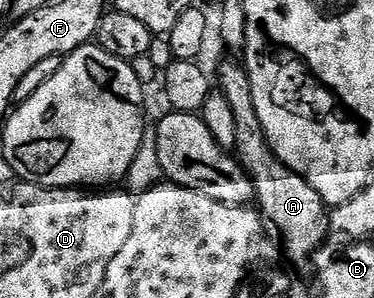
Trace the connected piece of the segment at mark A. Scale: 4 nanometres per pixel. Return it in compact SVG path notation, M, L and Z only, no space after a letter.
M227 57L227 60L220 65L217 91L225 97L225 101L229 101L233 109L233 121L237 121L237 137L233 151L240 165L247 170L247 176L253 181L258 210L274 230L275 227L279 230L279 235L283 238L281 251L284 251L297 266L303 267L306 263L308 266L313 249L320 246L325 239L323 229L325 231L329 225L327 204L323 202L317 189L313 189L313 185L305 181L303 175L293 173L293 169L286 167L275 156L275 150L272 149L261 121L257 117L251 82L247 76L247 68L242 62Z

